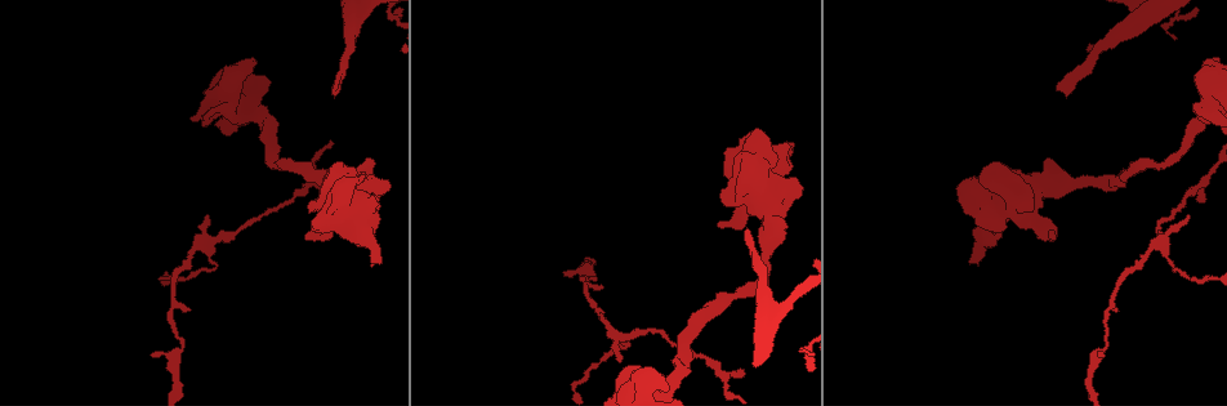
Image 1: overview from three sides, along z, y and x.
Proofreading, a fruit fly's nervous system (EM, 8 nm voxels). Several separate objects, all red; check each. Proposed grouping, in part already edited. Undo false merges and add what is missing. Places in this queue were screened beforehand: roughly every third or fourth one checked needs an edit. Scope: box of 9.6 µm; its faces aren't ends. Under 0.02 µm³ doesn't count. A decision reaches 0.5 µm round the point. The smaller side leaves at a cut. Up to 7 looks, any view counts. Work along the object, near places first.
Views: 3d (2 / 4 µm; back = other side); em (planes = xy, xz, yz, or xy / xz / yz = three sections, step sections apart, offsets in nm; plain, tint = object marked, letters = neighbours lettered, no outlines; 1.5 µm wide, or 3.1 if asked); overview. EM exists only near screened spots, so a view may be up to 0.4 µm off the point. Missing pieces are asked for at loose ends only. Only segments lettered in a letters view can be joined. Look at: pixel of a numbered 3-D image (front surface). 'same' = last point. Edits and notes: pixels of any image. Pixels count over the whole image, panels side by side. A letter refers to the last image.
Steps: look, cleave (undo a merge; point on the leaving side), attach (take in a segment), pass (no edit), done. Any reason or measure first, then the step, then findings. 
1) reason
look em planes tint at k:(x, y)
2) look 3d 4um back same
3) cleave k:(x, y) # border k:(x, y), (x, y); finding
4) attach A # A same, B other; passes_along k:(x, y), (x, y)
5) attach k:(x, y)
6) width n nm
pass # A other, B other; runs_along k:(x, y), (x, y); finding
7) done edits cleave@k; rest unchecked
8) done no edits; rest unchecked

sudden change in width
look em planes plain at 1:(1108, 40)

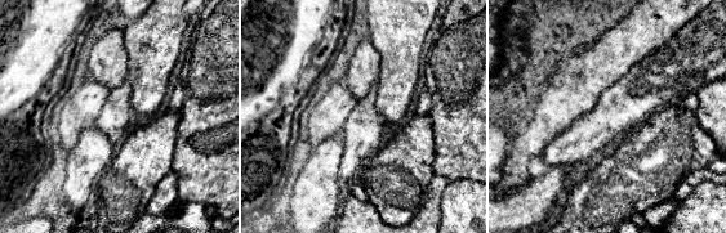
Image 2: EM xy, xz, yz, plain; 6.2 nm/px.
look em planes tint same

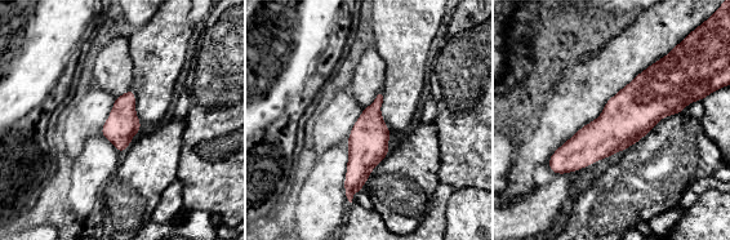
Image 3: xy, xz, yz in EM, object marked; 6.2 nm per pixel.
what lies round it
look em planes letters same

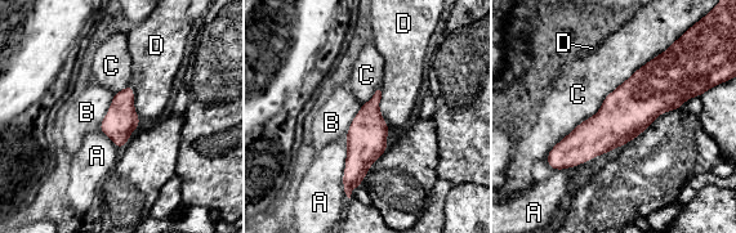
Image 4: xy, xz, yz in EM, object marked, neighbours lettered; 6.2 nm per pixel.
pass # A other, B other, C other, D other; runs_along 4:(687, 92), (648, 92), (552, 162); all the same neuron

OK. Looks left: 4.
free end
look 3d 2um at 1:(745, 229)

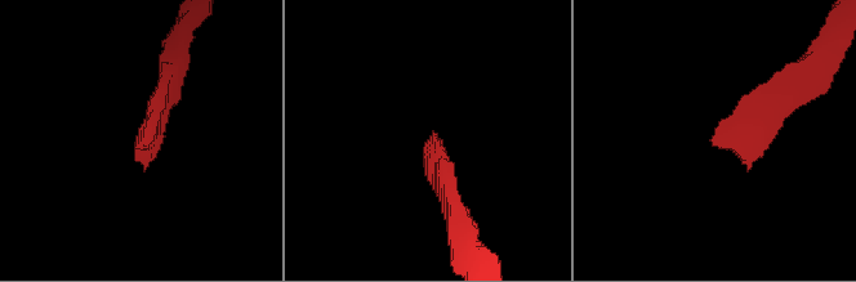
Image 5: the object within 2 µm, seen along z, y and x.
shape alone is not enough
look em planes letters at 5:(434, 135)

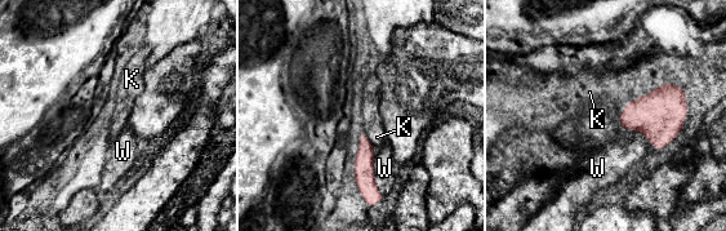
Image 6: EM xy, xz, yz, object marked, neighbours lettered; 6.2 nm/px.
longest_contact W 300 nm
pass # K other, W other; none of them fits

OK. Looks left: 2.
done no edits; rest unchecked

